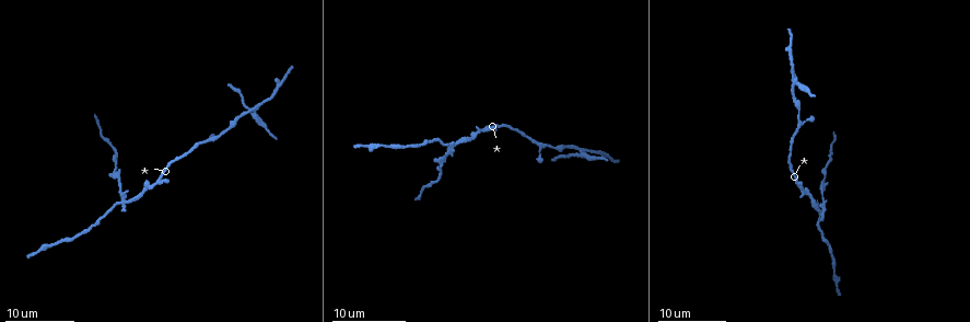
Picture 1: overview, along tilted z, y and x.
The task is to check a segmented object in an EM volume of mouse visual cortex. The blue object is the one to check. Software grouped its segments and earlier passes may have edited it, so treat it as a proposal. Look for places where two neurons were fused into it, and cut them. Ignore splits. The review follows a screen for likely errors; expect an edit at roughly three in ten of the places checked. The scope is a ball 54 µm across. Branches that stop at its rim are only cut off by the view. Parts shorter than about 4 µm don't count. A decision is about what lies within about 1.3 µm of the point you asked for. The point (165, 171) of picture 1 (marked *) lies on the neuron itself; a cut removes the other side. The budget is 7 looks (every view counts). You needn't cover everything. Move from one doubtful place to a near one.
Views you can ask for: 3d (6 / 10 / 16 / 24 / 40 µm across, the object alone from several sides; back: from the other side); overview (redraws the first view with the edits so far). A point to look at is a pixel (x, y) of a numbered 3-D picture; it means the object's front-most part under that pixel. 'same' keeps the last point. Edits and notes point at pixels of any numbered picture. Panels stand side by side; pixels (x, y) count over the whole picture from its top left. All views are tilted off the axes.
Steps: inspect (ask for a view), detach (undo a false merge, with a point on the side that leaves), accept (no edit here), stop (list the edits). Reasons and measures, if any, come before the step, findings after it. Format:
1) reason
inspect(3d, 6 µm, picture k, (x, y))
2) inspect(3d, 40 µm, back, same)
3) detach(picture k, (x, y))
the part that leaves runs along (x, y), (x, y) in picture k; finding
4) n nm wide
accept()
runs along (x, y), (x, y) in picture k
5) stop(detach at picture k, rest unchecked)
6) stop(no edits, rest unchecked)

looks like a crossing
inspect(3d, 16 µm, picture 1, (255, 110))

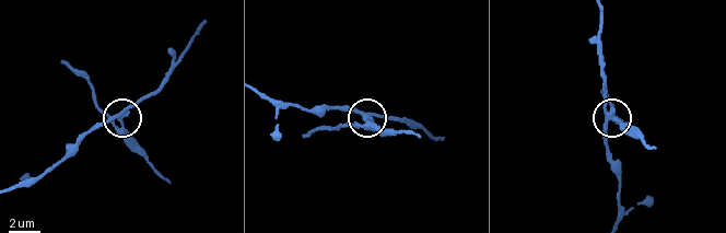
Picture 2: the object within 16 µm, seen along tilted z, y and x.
closer look
inspect(3d, 10 µm, picture 2, (123, 119))

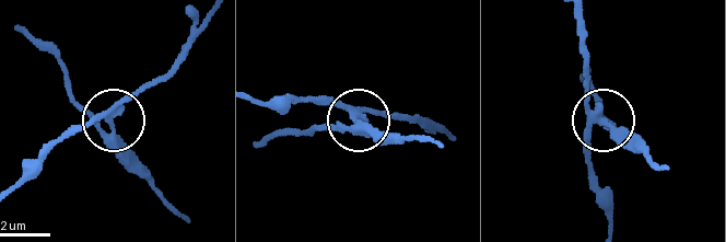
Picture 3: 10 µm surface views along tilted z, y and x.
310 nm wide
detach(picture 3, (77, 105))
the part that leaves runs along (352, 114), (315, 135), (294, 133), (257, 146) in picture 3; two neurons meet here

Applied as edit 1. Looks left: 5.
inspect(overview)

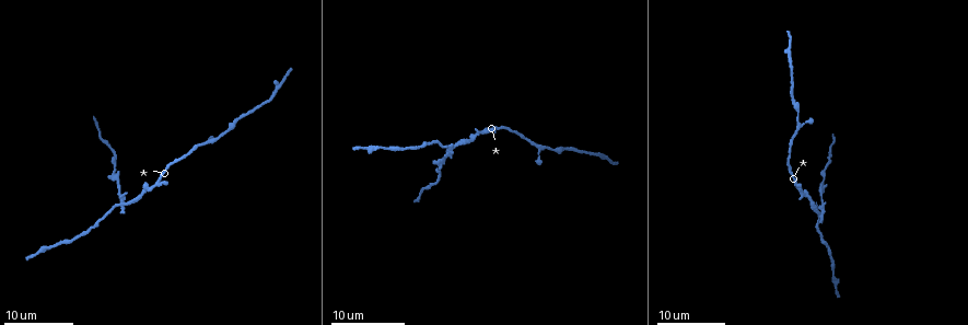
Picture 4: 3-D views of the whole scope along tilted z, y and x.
two arms in line, one across
inspect(3d, 24 µm, picture 4, (217, 141))

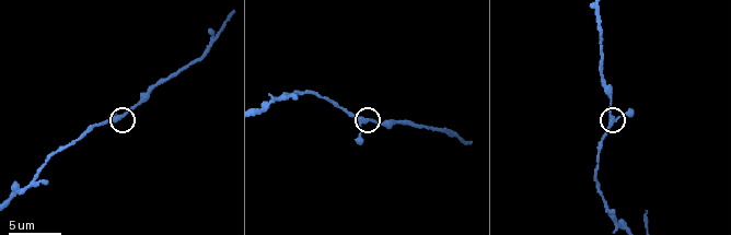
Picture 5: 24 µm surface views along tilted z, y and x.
inspect(3d, 10 µm, picture 5, (119, 116))

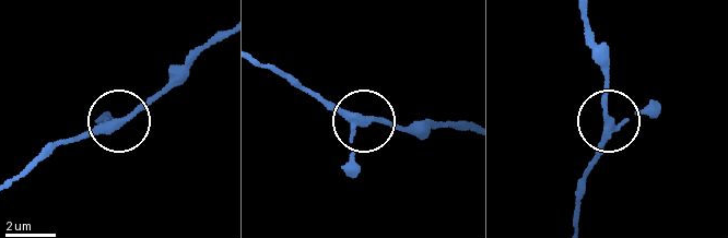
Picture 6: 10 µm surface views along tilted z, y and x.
3 arms
accept()
one neuron here

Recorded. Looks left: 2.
four arms meet
inspect(3d, 16 µm, picture 4, (821, 212))

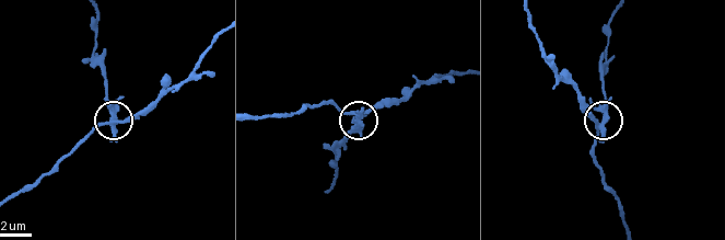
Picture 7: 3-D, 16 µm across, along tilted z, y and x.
zoom in
inspect(3d, 10 µm, picture 7, (359, 121))

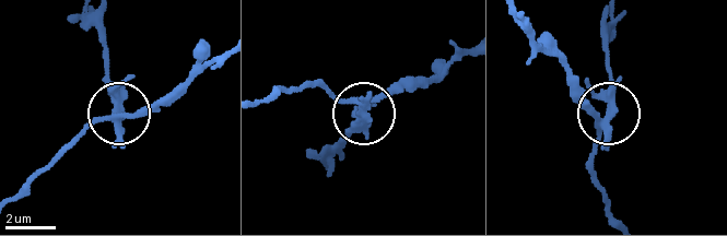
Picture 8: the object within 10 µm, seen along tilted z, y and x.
4 arms
detach(picture 8, (601, 89))
the part that leaves runs along (607, 118), (612, 82), (605, 11) in picture 8; a second neuron is stuck on

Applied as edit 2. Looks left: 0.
stop(detach at picture 3, detach at picture 8, rest unchecked)

